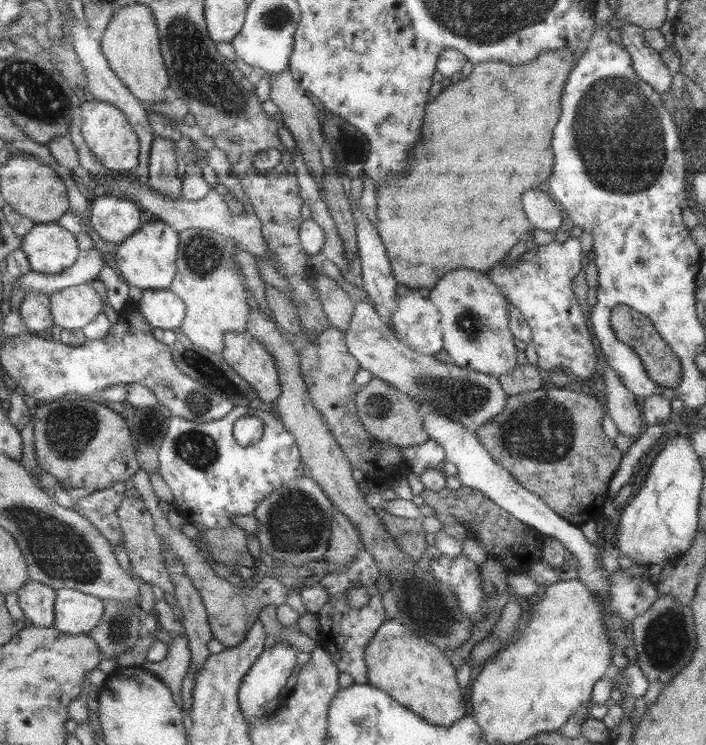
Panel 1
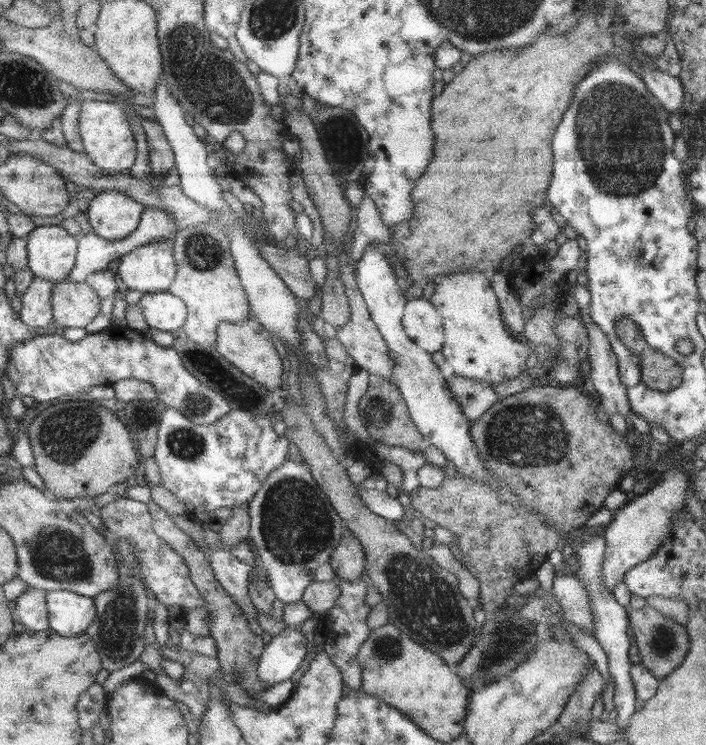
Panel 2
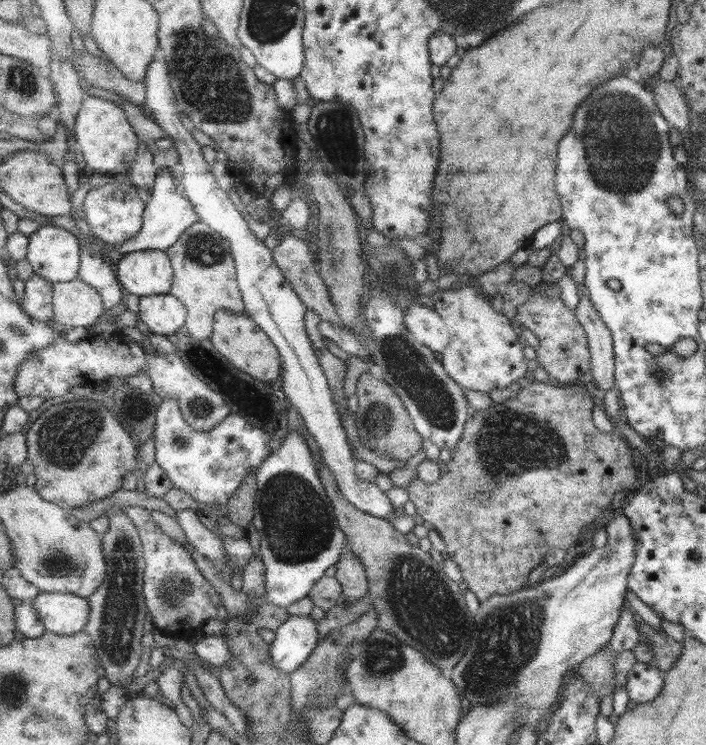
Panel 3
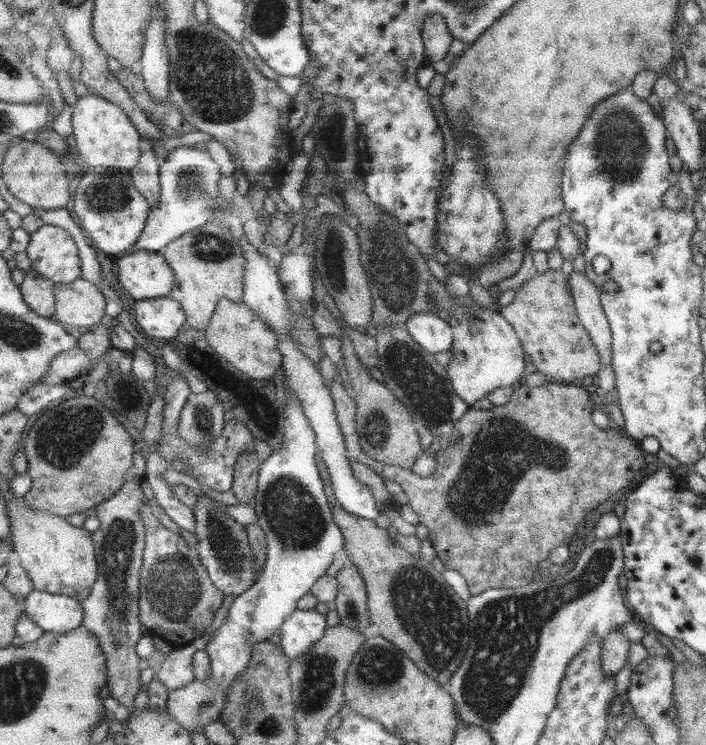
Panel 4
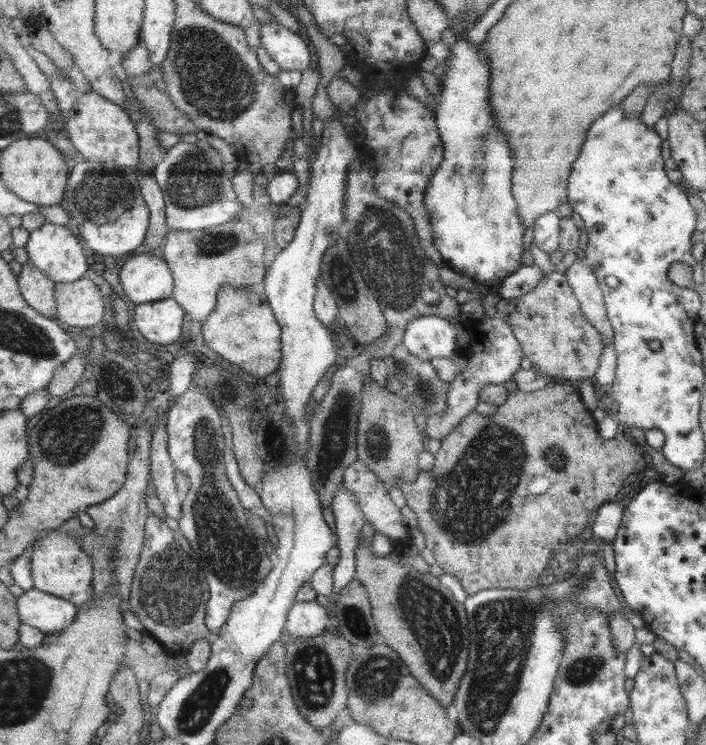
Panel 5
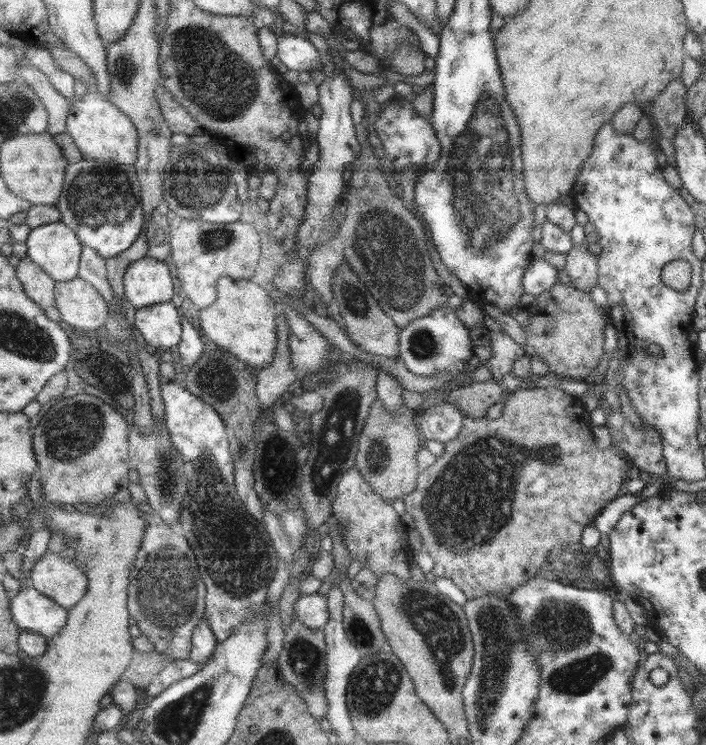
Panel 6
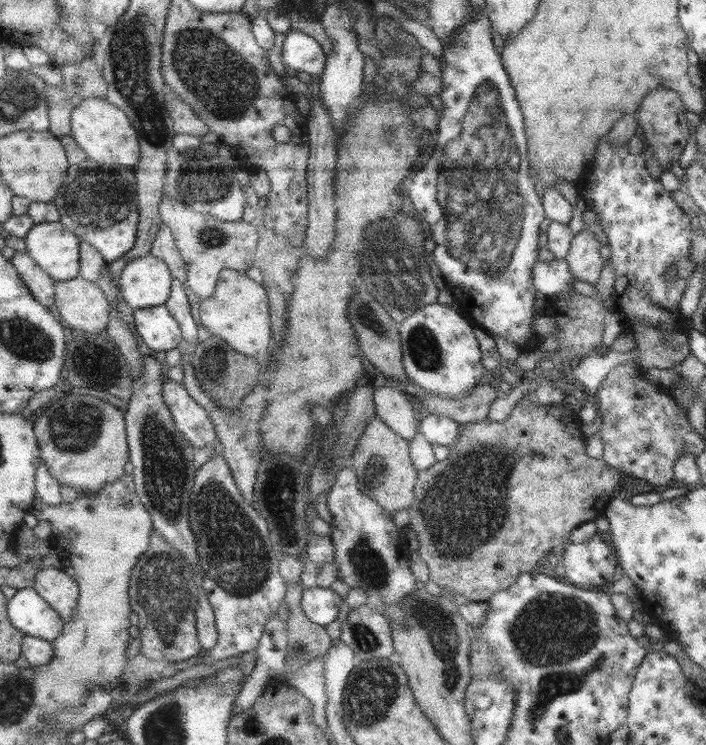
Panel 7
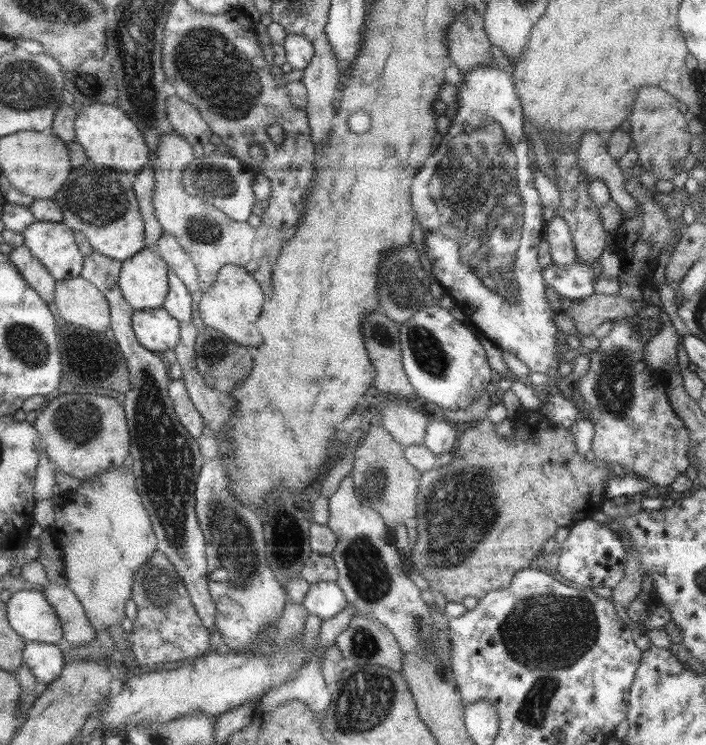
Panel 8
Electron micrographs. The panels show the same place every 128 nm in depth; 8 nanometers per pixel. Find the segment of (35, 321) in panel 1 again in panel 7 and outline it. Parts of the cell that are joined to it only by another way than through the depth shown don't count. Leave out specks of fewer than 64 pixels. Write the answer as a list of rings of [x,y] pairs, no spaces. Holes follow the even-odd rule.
[[[17,251],[11,261],[35,298],[61,320],[62,316],[56,304],[56,280],[26,251]]]

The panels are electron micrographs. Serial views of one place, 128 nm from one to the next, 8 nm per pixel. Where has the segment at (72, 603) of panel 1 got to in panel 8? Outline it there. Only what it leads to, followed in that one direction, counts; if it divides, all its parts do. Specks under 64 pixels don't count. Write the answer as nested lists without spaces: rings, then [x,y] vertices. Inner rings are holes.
[[[21,590],[8,600],[8,620],[26,641],[63,645],[62,621],[43,592]]]

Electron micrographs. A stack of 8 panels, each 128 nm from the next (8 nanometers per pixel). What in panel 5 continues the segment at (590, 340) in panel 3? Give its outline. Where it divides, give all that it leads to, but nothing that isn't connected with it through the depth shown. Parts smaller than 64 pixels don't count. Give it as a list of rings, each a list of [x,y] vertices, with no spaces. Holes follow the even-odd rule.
[[[575,258],[571,265],[563,268],[563,274],[573,296],[579,302],[579,310],[585,316],[585,320],[595,328],[595,332],[599,332],[599,338],[604,346],[612,344],[613,330],[593,272],[587,268],[583,258]]]

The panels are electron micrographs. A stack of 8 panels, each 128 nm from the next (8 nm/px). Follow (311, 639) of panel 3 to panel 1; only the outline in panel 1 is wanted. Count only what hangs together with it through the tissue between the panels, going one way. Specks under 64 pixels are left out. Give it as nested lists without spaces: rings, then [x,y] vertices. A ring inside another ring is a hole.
[[[279,642],[276,645],[262,653],[260,658],[255,661],[253,667],[245,677],[243,677],[243,683],[239,687],[239,704],[242,709],[244,720],[248,725],[263,719],[267,715],[267,704],[271,700],[277,699],[277,696],[281,694],[281,690],[287,686],[287,680],[289,676],[293,674],[295,666],[297,666],[297,656],[295,656],[297,650],[290,644]]]

